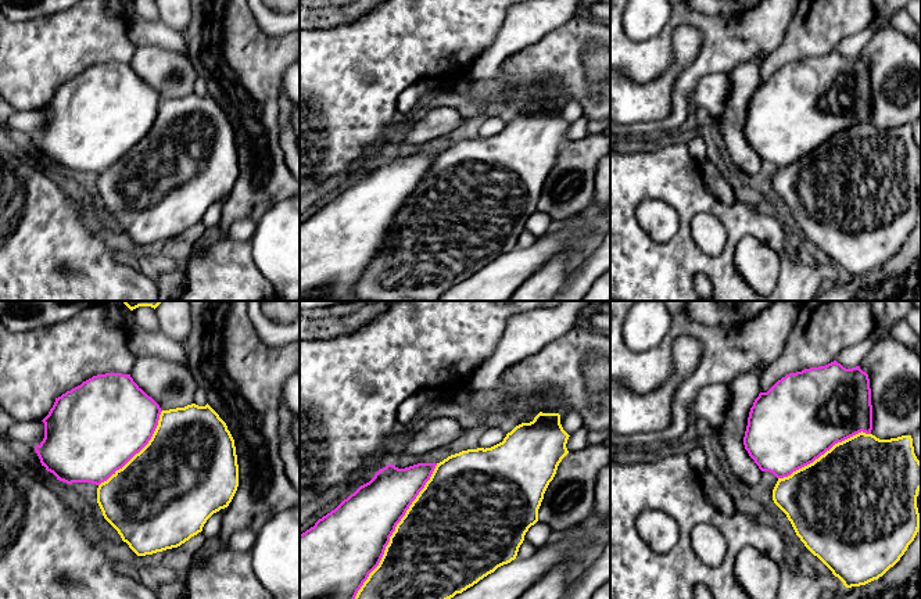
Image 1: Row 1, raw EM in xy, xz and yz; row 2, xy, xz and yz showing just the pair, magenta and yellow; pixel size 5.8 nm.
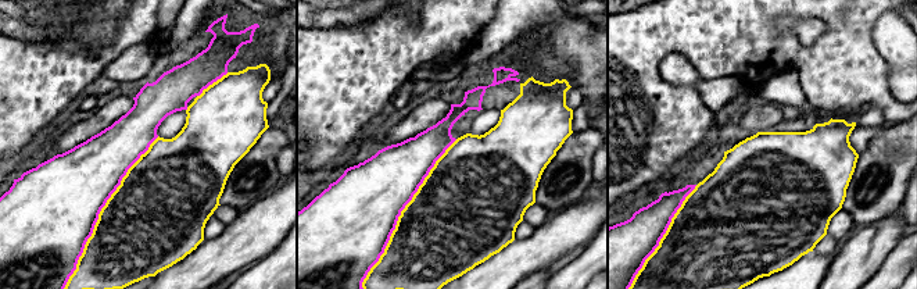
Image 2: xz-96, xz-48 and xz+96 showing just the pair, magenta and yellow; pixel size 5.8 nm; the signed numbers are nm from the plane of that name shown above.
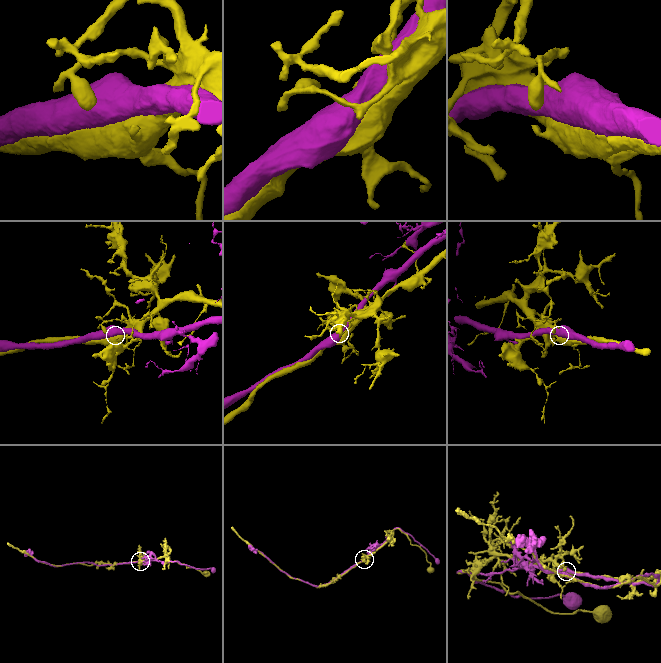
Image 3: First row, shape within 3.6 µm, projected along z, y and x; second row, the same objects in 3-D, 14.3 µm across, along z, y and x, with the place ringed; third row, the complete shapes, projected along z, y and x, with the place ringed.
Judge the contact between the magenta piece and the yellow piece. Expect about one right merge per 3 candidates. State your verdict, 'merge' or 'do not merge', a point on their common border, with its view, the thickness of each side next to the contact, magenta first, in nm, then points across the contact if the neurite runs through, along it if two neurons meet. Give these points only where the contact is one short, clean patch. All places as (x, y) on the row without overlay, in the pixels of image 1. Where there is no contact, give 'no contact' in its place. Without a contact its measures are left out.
do not merge; meets magenta in xz at (390, 225); 420 nm thick on the magenta side, 480 nm on the other

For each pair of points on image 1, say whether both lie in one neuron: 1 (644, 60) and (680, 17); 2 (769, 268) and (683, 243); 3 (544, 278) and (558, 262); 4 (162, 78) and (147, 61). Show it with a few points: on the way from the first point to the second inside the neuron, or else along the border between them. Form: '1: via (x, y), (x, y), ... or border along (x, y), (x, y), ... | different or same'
1: via (655, 49), (663, 40), (669, 28) | same
2: border along (746, 233), (735, 247), (734, 268), (751, 286) | different
3: via (548, 273), (555, 266) | same
4: via (160, 74), (151, 65) | same

